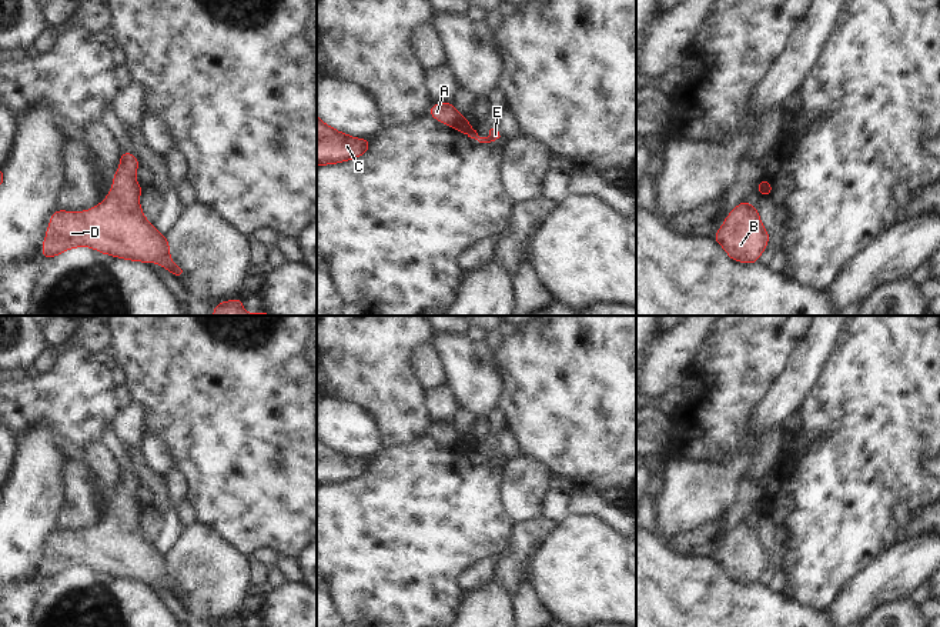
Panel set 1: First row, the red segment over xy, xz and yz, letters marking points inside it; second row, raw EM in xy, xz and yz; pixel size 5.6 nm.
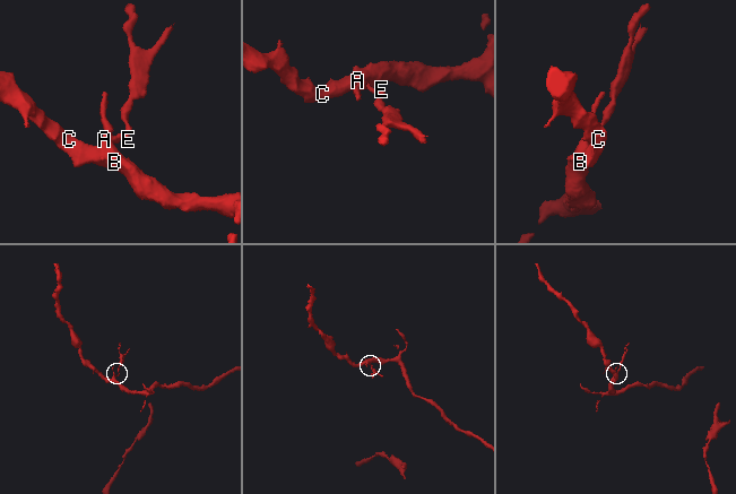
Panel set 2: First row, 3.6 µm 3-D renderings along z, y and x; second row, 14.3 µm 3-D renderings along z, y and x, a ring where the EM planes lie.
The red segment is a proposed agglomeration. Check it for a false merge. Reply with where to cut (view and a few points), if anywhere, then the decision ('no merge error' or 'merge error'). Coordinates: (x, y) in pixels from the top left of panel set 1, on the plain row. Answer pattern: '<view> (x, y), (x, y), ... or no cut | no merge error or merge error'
xz (461, 434), (452, 446) | merge error

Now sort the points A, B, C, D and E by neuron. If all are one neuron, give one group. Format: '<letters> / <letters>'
A B C D / E

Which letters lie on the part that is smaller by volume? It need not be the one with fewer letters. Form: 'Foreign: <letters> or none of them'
Foreign: E

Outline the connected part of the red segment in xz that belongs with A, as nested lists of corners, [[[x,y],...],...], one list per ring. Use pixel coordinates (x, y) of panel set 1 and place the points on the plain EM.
[[[435,421],[431,426],[428,436],[431,436],[432,438],[435,438],[449,447],[454,447],[454,443],[462,434],[455,430],[455,426],[452,421],[446,421],[446,423],[436,423]]]

